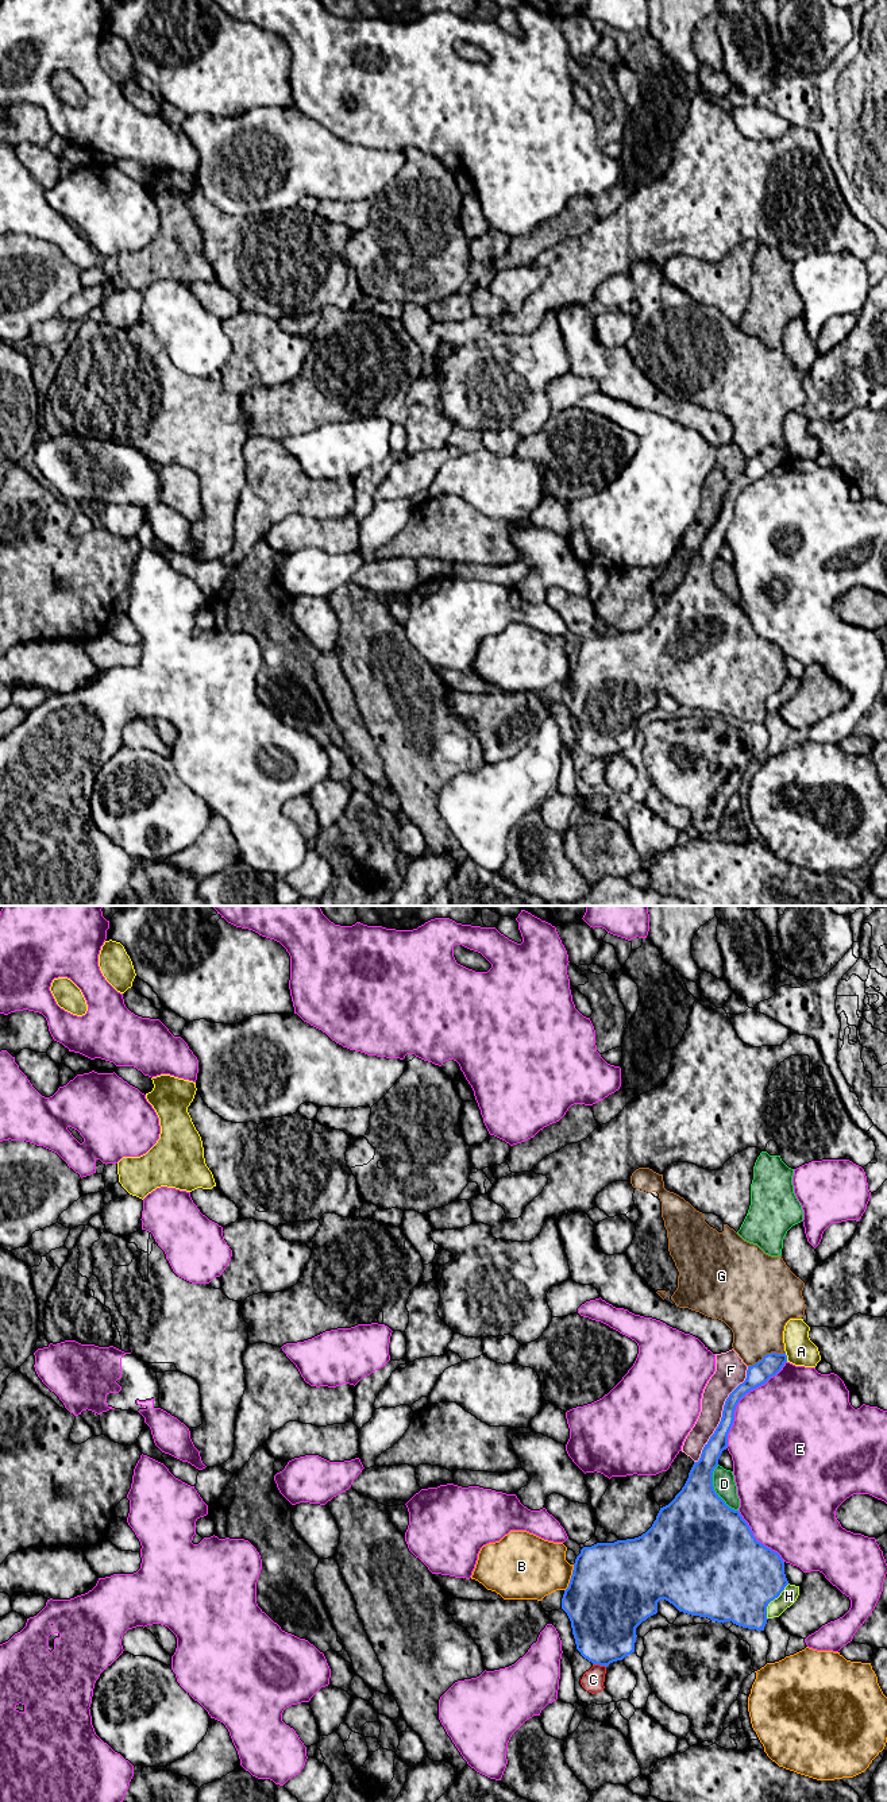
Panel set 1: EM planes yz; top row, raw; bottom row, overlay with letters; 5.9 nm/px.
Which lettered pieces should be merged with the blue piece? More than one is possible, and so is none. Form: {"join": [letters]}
{"join": []}

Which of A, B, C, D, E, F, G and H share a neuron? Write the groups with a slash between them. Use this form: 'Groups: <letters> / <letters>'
Groups: A / B / C F / D / E / G / H

